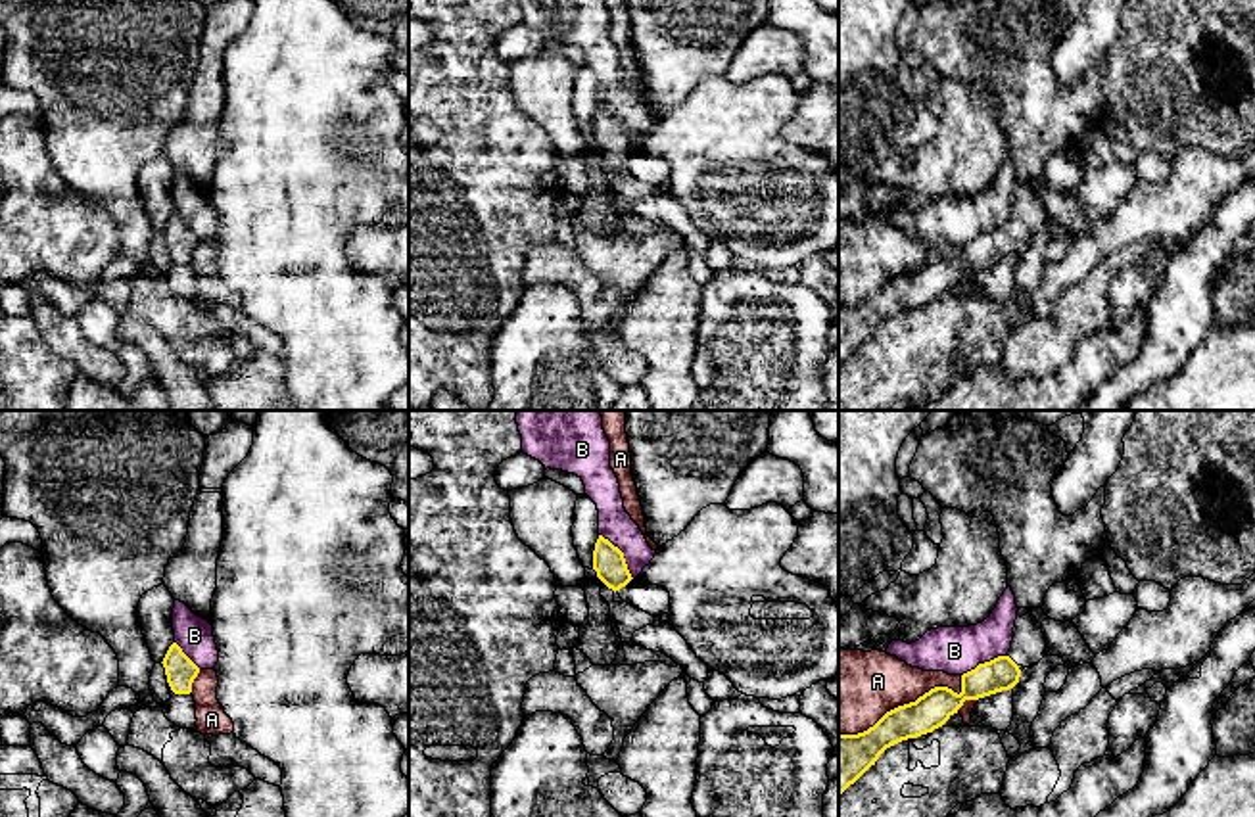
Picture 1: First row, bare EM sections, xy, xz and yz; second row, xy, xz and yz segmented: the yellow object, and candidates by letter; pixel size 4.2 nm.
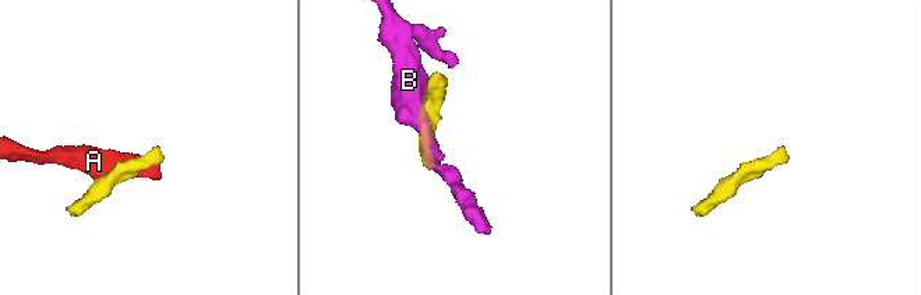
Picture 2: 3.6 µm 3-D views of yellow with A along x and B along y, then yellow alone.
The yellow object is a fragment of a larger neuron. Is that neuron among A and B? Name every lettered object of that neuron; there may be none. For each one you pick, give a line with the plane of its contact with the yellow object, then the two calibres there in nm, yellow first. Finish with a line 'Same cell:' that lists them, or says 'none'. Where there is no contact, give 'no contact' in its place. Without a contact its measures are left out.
Same cell: none

